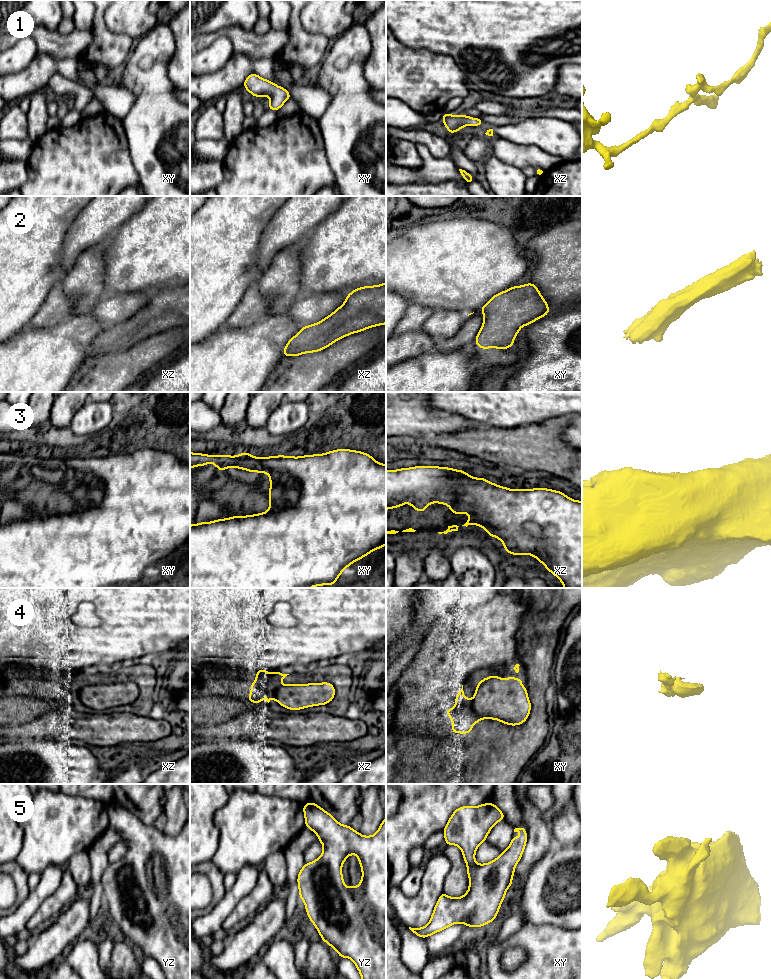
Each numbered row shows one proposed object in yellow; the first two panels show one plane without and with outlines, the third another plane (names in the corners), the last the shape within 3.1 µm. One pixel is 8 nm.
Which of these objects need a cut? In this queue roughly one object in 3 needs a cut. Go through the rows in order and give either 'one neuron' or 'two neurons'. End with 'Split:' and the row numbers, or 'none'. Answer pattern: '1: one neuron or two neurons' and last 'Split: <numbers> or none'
1: one neuron
2: one neuron
3: one neuron
4: two neurons
5: one neuron
Split: 4

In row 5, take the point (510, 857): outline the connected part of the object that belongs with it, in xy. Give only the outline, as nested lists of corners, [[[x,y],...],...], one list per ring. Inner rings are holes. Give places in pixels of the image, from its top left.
[[[492,802],[475,807],[462,806],[453,812],[443,829],[445,844],[461,848],[467,865],[469,889],[458,898],[442,892],[429,923],[422,928],[409,927],[416,936],[426,939],[457,923],[482,927],[497,917],[526,846],[527,831],[515,828],[514,832],[520,832],[521,838],[513,835],[509,847],[492,862],[477,864],[475,852],[486,841],[492,827],[504,819],[503,812]]]

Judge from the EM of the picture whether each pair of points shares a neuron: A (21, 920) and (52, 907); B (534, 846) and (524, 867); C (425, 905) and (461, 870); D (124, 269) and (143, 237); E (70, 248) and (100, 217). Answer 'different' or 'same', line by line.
A: different
B: same
C: different
D: same
E: same

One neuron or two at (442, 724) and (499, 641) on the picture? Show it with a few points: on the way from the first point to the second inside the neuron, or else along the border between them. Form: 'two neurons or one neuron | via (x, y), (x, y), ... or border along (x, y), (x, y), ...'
one neuron | via (440, 701), (440, 690), (476, 654)

